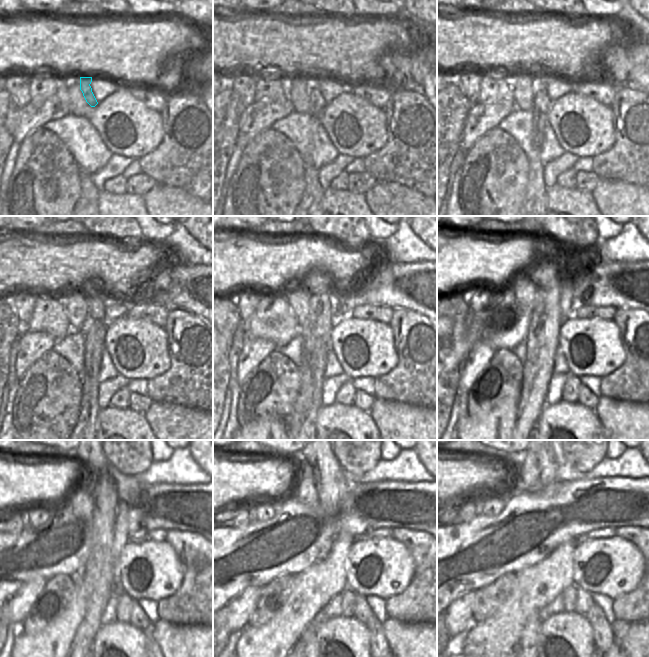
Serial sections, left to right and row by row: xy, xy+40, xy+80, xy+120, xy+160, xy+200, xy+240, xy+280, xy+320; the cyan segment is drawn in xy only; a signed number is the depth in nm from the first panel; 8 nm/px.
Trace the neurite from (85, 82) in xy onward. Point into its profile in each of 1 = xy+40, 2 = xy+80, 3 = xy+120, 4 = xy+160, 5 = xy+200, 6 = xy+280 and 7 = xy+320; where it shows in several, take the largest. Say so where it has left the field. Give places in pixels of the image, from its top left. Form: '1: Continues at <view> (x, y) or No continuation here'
1: Continues at xy+40 (317, 102)
2: Continues at xy+80 (542, 105)
3: Continues at xy+120 (93, 329)
4: Continues at xy+160 (317, 329)
5: Continues at xy+200 (542, 342)
6: Continues at xy+280 (331, 485)
7: Continues at xy+320 (546, 461).

